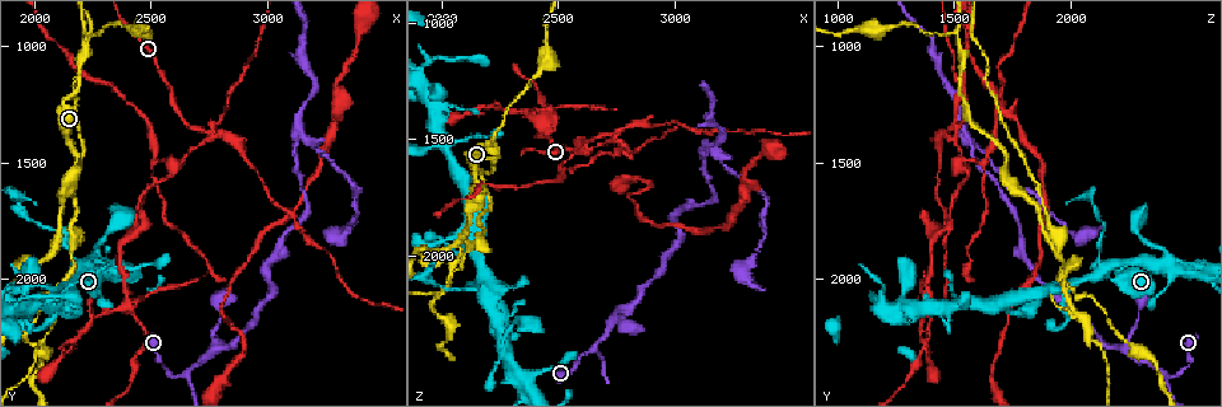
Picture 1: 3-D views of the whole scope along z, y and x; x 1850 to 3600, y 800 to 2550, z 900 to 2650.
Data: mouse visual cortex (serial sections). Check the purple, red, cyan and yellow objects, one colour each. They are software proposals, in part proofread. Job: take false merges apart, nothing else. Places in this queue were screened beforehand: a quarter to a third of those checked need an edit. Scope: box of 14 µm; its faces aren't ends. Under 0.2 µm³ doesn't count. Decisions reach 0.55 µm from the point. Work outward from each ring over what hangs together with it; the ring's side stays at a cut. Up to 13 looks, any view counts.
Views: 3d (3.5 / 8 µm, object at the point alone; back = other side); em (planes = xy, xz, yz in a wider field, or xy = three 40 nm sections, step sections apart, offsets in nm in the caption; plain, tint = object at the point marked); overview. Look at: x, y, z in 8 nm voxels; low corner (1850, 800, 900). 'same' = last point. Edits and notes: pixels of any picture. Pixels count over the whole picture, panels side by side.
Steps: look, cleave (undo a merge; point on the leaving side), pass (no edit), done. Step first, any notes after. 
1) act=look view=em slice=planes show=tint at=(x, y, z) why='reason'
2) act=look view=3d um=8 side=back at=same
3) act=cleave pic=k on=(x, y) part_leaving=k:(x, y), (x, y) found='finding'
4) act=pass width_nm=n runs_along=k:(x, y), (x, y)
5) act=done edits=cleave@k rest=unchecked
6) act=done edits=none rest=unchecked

act=look view=3d um=3.5 at=(2640, 2410, 2410) why='abrupt turn'

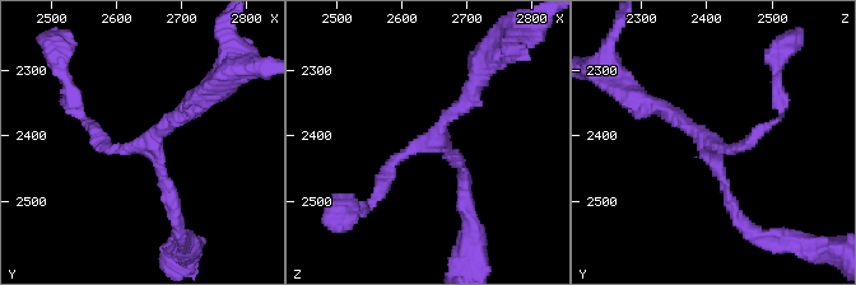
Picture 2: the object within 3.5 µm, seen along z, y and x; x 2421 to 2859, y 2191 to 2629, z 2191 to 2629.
act=look view=em slice=planes show=tint at=(2640, 2420, 2410)

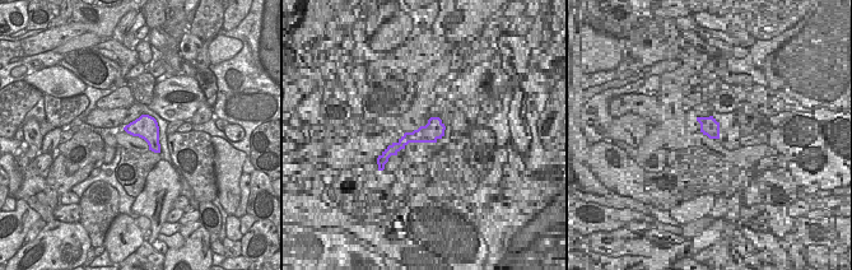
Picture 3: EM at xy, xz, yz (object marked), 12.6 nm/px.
act=pass runs_along=2:(376, 196), (387, 167), (435, 138), (474, 88) found='continuous, no second cell'

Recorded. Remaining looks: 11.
act=look view=3d um=8 at=(2270, 1950, 2410) why='three arms meet'

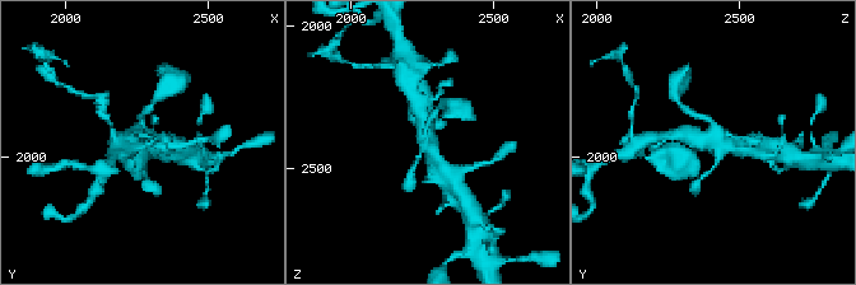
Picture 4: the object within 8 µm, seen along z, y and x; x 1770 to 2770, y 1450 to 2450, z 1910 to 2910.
act=look view=em slice=xy step=3 show=tint at=(2270, 1940, 2410) why='need the tissue'

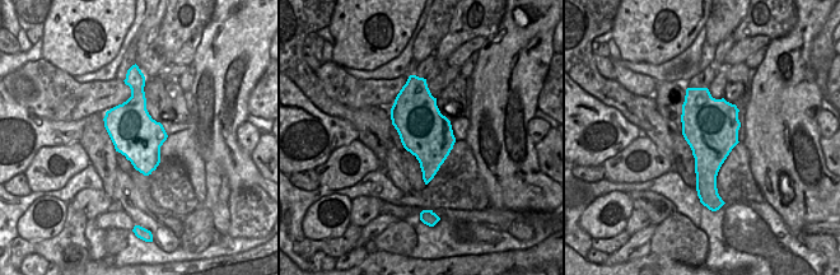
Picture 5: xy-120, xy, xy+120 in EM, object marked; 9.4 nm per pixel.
act=pass runs_along=4:(422, 103), (432, 157), (446, 171) found='all the same cell'

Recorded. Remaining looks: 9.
act=look view=3d um=3.5 at=(2180, 1970, 2130) why='two arms in line, one across'

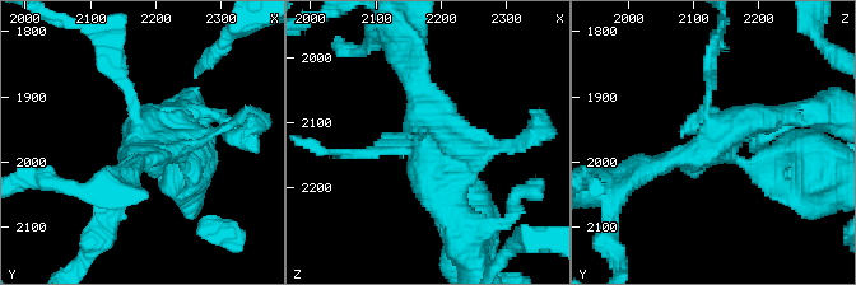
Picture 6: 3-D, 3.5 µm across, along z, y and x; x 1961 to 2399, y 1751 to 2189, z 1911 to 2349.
act=look view=em slice=planes show=tint at=(2185, 1960, 2135) arms=3 arm_widths_nm=150,250,300 why='now the EM'

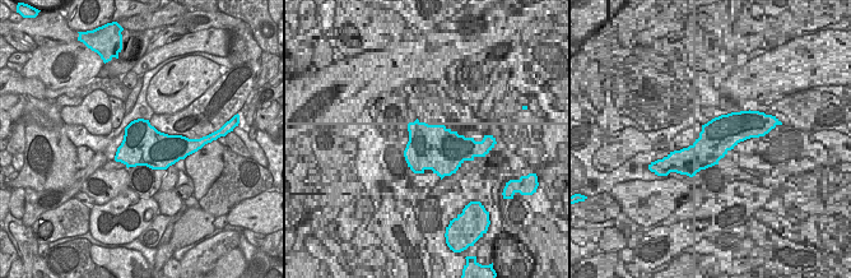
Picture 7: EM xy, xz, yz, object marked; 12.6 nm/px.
act=look view=em slice=xy step=5 show=tint at=same

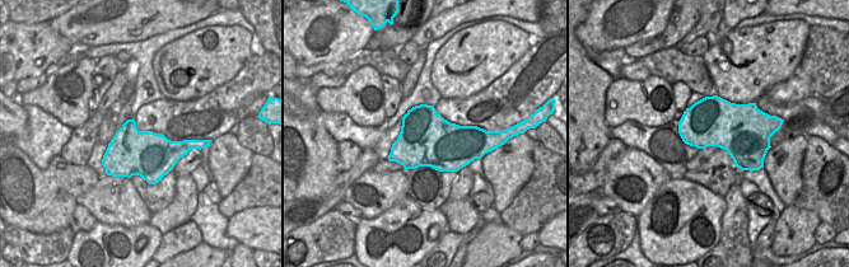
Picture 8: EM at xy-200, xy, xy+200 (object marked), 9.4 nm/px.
act=pass runs_along=6:(786, 112), (646, 167) found='continuous, no second cell'

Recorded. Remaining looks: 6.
act=look view=3d um=3.5 at=(2210, 940, 1500) why='abrupt turn'

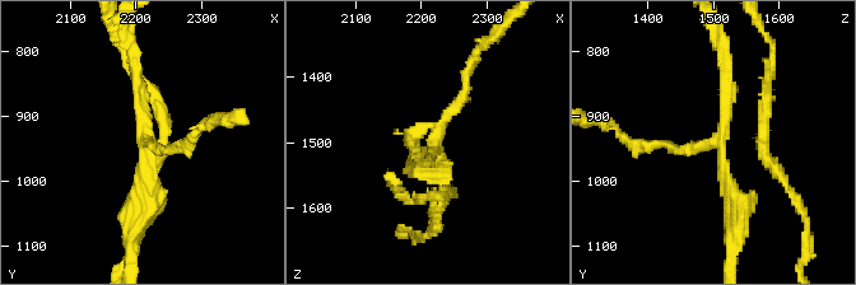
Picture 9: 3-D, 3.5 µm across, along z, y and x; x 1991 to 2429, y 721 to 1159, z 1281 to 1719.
act=look view=em slice=planes show=tint at=(2220, 945, 1505)

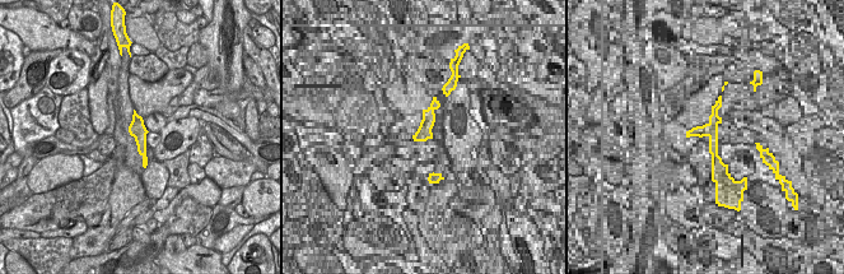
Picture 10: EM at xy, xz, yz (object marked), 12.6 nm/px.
act=cleave pic=9 on=(457, 104) arms=3 arm_widths_nm=150,150,250 part_leaving=9:(433, 140), (484, 46) found='a second cell is stuck on'

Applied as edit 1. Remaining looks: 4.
act=look view=overview

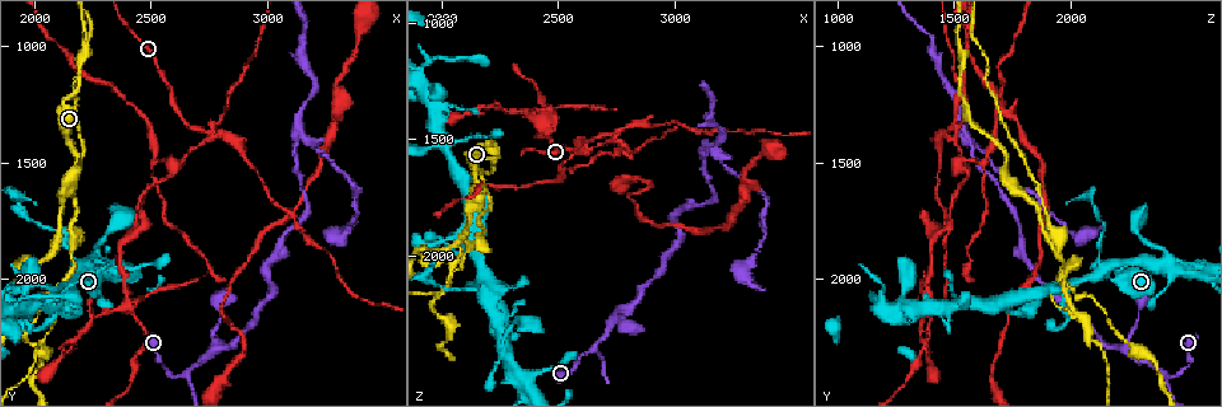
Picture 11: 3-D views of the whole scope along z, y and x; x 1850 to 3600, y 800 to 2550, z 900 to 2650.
act=look view=3d um=3.5 at=(2760, 1380, 1480) why='calibre changes'

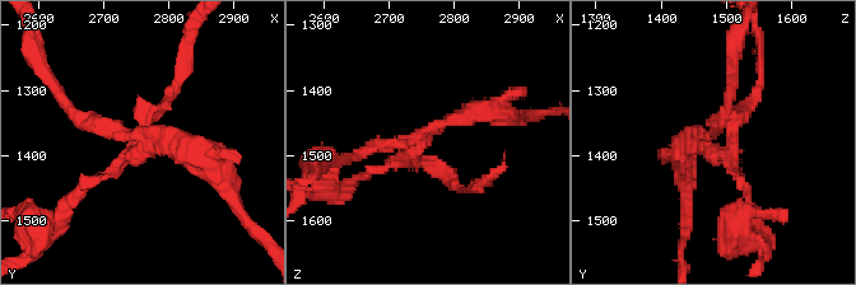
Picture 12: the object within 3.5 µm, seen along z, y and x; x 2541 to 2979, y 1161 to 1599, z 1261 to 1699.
act=look view=em slice=xy step=5 show=tint at=(2755, 1375, 1470) why='now the EM'

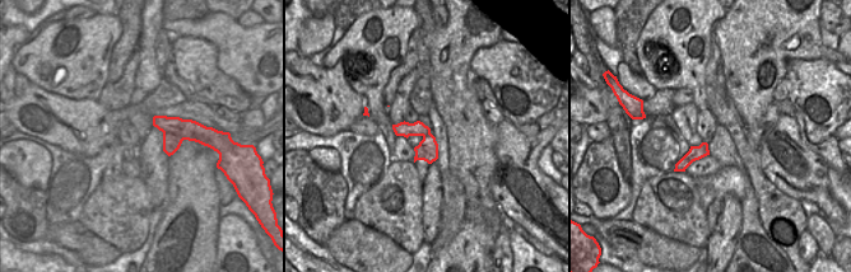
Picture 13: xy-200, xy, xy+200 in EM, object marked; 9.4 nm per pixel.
act=pass arms=4 runs_along=12:(68, 106), (142, 141), (87, 185) found='all the same cell'

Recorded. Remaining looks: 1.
act=done edits=cleave@9 rest=unchecked

